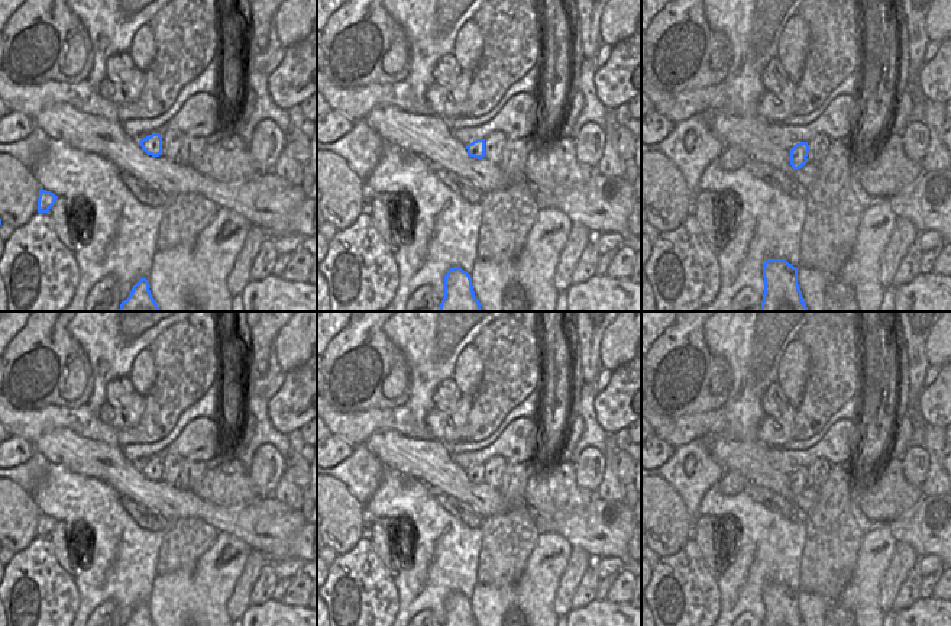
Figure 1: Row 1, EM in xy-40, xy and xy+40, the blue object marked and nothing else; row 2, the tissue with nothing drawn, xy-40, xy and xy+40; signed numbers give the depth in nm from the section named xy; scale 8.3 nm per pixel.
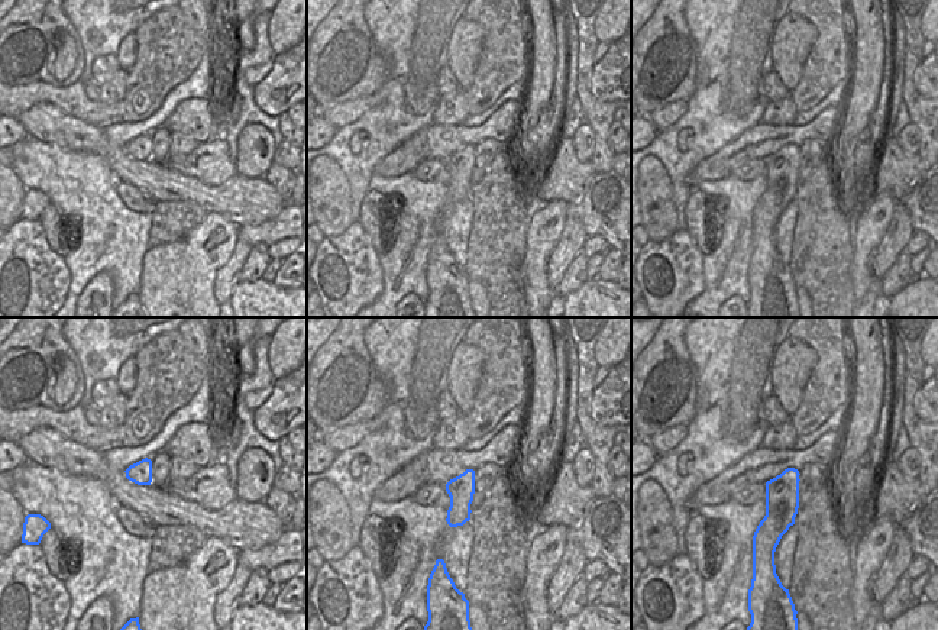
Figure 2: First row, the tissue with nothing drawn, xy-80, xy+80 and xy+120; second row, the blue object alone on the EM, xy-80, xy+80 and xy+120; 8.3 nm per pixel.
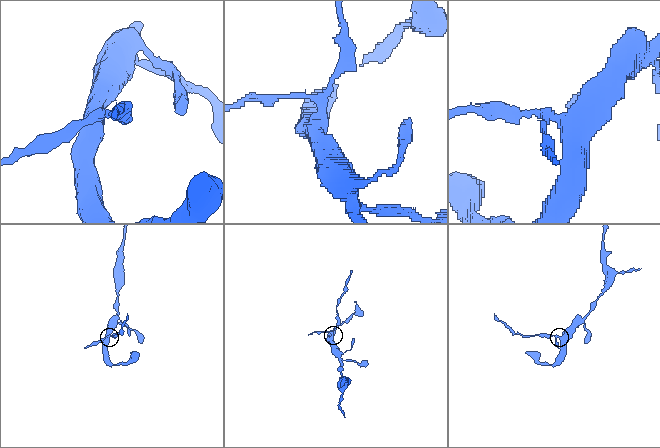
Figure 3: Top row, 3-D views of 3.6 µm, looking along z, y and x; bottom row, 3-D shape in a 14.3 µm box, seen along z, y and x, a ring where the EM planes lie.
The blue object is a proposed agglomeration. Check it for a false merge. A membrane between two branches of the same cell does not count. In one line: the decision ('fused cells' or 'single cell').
fused cells

